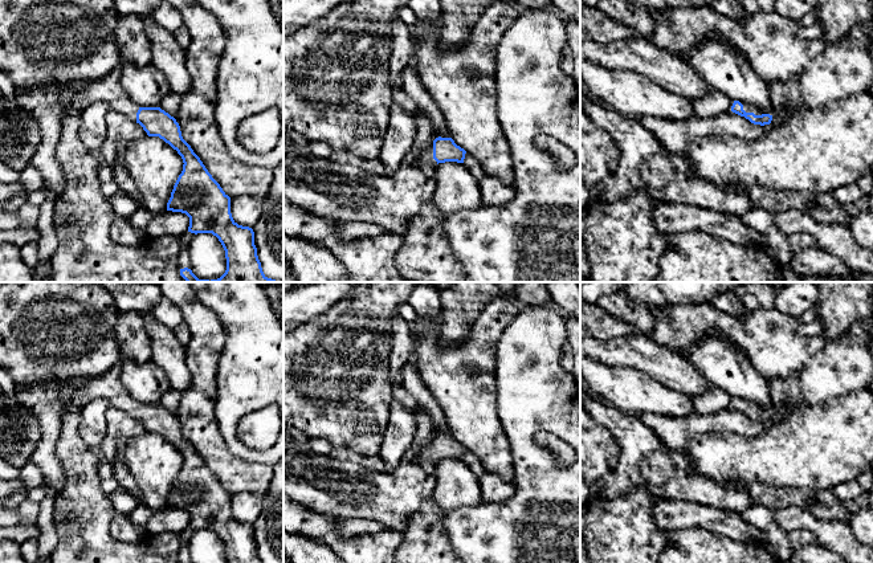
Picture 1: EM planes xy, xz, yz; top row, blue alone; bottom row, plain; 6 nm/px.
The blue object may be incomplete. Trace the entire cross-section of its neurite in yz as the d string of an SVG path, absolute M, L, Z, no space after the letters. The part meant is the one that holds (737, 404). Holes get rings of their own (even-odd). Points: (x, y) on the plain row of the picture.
M733 397L731 408L745 413L754 421L770 421L772 417L772 412L768 409L763 409L760 405L758 405L754 401L739 399L739 397Z

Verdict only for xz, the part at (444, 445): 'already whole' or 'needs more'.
needs more

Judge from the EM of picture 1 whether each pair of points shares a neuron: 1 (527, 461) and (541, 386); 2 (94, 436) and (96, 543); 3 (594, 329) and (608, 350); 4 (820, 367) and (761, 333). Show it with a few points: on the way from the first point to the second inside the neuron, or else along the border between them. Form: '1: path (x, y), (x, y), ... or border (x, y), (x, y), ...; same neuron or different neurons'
1: path (526, 443), (527, 404); same neuron
2: border (80, 421), (78, 436), (97, 452); different neurons
3: border (631, 337), (594, 339); different neurons
4: border (829, 341), (807, 362), (796, 376); different neurons

